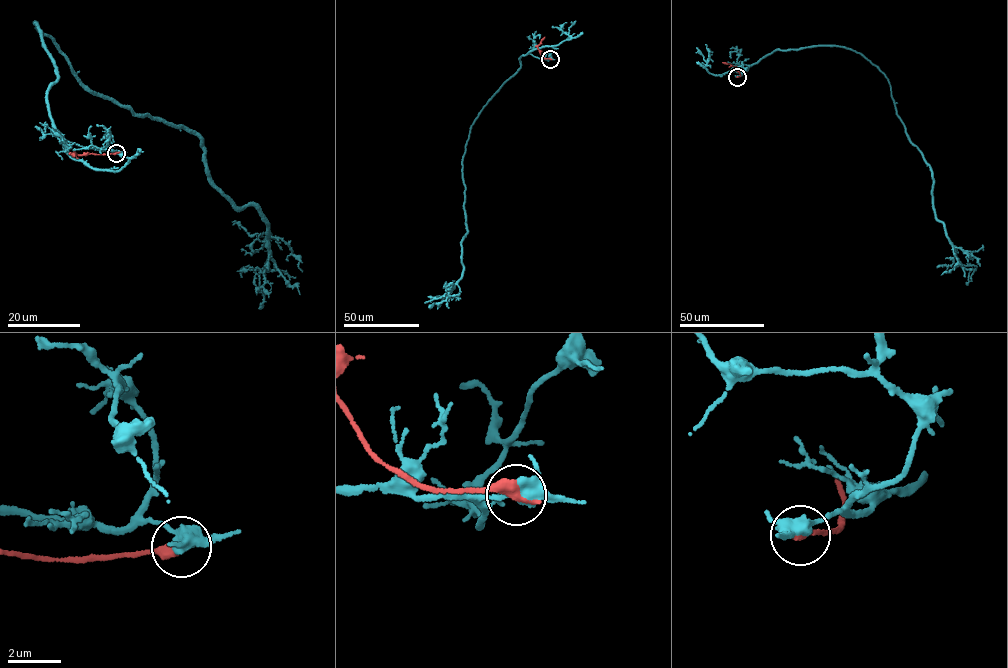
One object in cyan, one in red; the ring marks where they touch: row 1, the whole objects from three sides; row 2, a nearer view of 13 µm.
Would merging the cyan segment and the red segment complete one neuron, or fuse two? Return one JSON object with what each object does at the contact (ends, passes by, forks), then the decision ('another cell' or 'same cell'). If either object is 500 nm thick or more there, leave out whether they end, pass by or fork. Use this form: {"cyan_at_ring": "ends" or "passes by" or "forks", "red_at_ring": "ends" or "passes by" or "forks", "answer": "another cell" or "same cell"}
{"cyan_at_ring": "forks", "red_at_ring": "ends", "answer": "another cell"}

